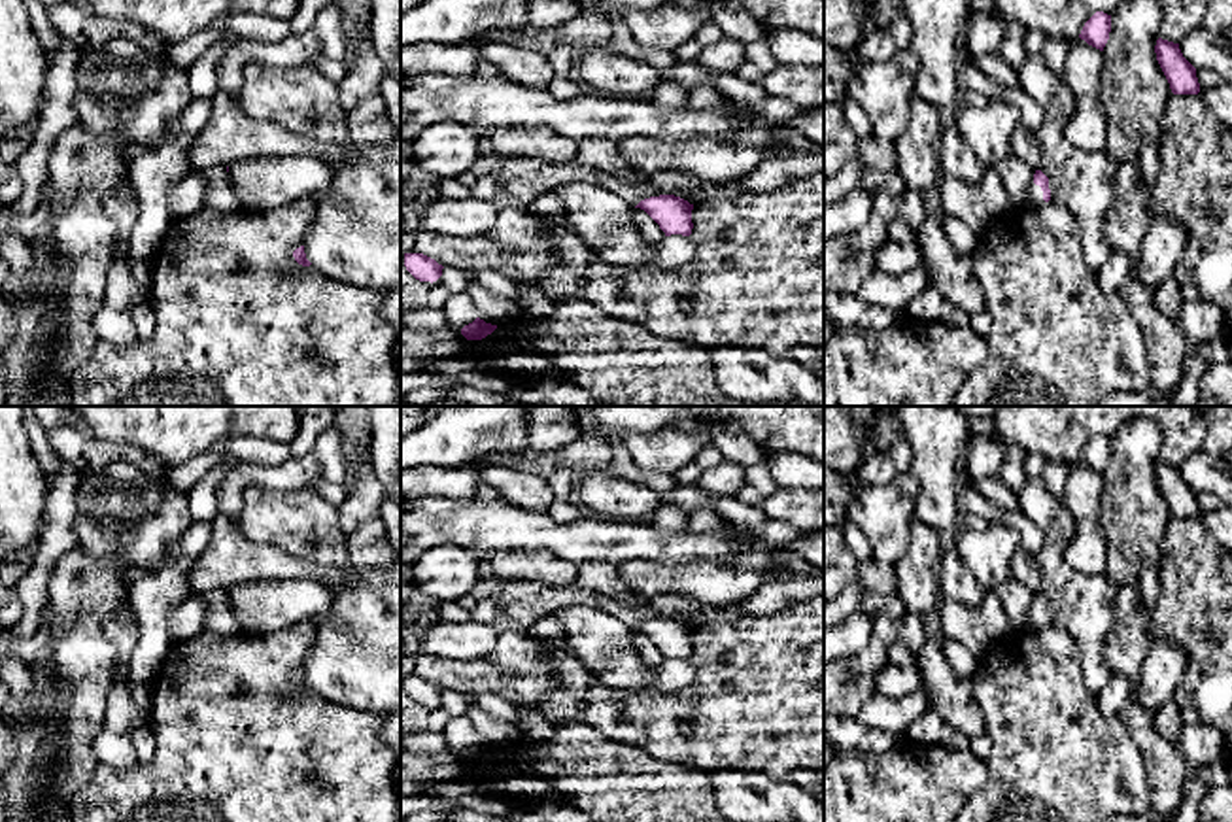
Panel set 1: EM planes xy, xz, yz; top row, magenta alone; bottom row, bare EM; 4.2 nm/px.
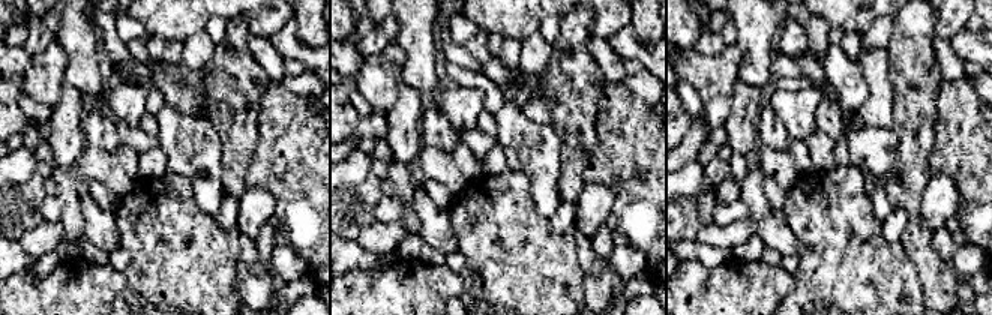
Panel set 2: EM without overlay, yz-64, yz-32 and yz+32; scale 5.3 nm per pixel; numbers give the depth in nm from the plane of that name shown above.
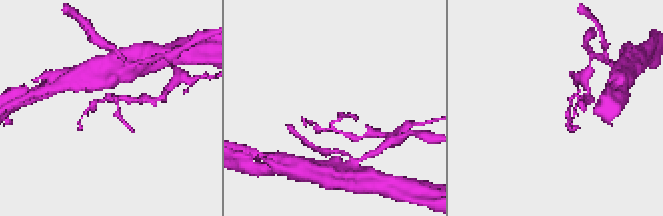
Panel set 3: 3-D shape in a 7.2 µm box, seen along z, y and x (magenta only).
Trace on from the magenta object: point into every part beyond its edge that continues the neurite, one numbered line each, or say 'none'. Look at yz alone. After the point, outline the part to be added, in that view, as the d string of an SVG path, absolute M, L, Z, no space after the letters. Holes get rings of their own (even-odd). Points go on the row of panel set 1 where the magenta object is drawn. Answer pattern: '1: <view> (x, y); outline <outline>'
1: yz (1034, 199); outline M1032 180L1032 183L1028 187L1026 202L1022 206L1018 206L1018 208L1039 208L1041 204L1045 204L1043 191Z

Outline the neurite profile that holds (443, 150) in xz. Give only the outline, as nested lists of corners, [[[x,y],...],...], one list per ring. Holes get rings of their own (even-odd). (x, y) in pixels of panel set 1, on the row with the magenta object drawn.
[[[436,121],[414,138],[412,151],[421,180],[459,178],[484,153],[484,132],[469,123]]]

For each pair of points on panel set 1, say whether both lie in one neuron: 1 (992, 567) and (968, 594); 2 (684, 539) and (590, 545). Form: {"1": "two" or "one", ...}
{"1": "two", "2": "one"}

